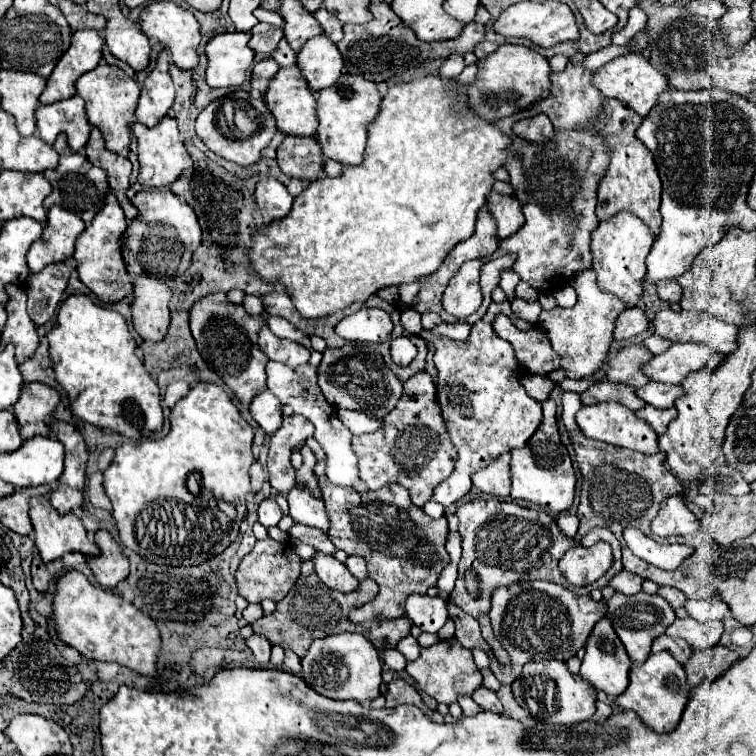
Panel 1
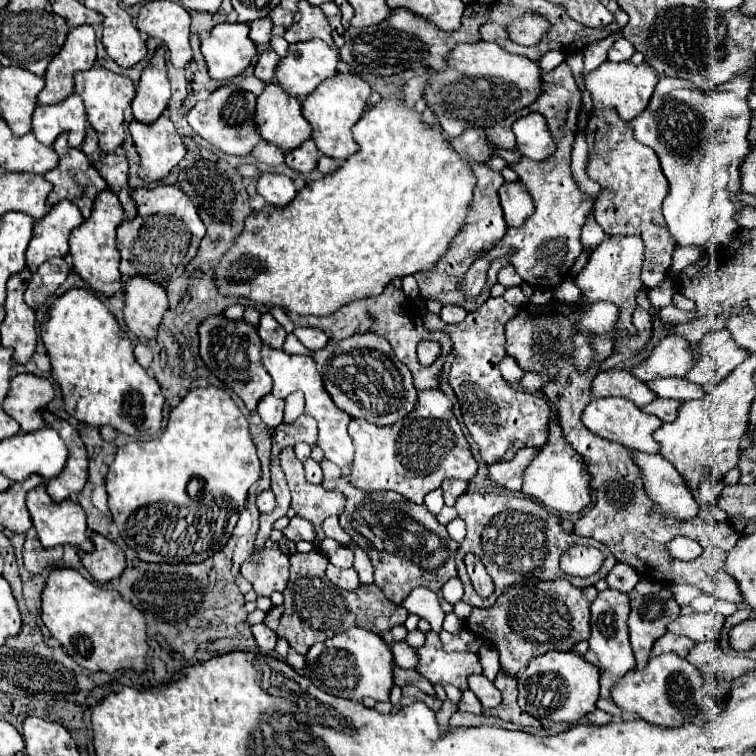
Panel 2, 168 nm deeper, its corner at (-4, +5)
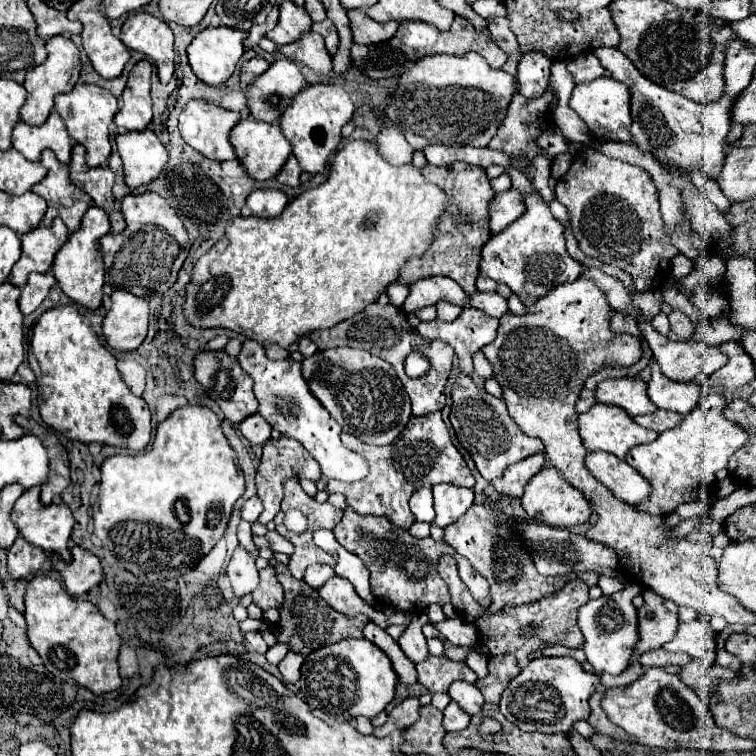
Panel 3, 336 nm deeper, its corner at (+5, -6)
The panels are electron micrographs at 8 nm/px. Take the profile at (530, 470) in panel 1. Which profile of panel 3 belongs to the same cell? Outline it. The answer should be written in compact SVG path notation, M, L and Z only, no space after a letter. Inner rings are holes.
M545 465L543 471L539 471L527 485L525 485L525 493L521 497L521 505L527 511L529 517L533 517L539 523L547 523L547 525L555 525L555 527L571 527L577 523L583 523L591 517L591 505L585 499L585 495L577 489L573 489L571 483L565 481L565 477L561 477L561 473L557 471L557 467L553 465Z

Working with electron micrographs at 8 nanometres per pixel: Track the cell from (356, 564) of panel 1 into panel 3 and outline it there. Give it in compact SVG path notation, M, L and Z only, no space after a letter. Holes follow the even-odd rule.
M311 565L309 569L307 569L307 573L305 573L305 581L311 585L311 587L315 587L315 589L319 589L329 577L333 577L335 575L335 571L333 571L333 567L329 567L329 565Z

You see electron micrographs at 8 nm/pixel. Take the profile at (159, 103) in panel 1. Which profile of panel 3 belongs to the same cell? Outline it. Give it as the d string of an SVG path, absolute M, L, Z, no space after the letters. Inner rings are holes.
M139 61L123 91L123 107L115 115L115 125L125 131L145 131L151 123L151 63Z

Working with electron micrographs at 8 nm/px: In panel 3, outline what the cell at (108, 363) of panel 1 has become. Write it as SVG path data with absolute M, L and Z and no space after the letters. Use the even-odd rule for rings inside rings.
M73 305L45 311L33 327L29 365L37 377L37 403L43 421L67 439L103 443L141 451L151 439L151 411L143 397L131 393L115 367L115 357L85 325Z

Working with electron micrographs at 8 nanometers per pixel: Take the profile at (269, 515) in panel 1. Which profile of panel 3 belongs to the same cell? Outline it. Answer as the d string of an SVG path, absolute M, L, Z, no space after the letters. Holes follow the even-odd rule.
M251 497L251 499L245 501L245 505L243 505L243 509L241 509L241 517L243 517L243 521L255 523L257 517L261 515L261 511L263 511L261 499L259 499L259 497Z

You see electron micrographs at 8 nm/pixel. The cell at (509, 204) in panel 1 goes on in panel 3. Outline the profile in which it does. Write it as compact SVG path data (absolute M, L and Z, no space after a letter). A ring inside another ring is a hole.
M509 189L505 193L495 195L495 199L489 205L489 227L491 233L501 233L509 223L519 219L525 213L523 195L515 189Z

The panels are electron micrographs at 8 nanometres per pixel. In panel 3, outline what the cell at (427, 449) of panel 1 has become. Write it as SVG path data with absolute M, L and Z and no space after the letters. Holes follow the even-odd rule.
M435 411L433 415L423 415L423 417L411 417L407 427L401 431L401 435L385 445L385 447L375 447L375 445L365 445L357 437L349 433L341 433L341 441L345 447L359 451L361 457L369 463L369 475L357 483L339 483L339 481L329 481L327 491L329 493L343 493L347 497L347 505L353 507L361 515L383 515L391 519L397 527L407 529L415 521L411 509L409 509L409 499L415 491L421 487L433 487L437 483L453 483L459 487L473 487L475 479L463 459L463 455L457 451L449 437L449 429L443 423L441 411Z

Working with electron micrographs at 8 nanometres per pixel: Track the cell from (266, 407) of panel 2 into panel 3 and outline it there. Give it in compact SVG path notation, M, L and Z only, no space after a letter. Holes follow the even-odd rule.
M249 415L241 425L239 425L239 431L243 433L243 437L251 443L251 445L263 445L269 441L271 437L271 427L269 423L259 415Z

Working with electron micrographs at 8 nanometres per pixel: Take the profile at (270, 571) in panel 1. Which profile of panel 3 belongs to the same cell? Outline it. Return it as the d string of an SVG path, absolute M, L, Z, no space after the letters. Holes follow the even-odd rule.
M269 565L263 571L259 571L261 581L259 587L251 593L253 595L253 603L261 609L267 607L279 607L283 603L283 587L279 585L277 577L275 577L275 569Z

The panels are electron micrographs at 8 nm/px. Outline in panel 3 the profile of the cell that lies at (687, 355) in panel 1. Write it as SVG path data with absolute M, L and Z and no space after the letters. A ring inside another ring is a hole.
M725 341L719 345L721 353L727 355L727 363L717 369L711 377L697 377L695 383L709 391L721 391L721 393L731 393L733 389L749 383L753 377L755 377L755 371L753 371L753 363L749 359L749 355L735 343L735 341Z

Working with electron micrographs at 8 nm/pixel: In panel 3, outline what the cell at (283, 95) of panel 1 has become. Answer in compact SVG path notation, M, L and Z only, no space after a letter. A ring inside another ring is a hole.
M247 115L233 127L231 135L231 145L235 147L235 153L239 161L245 165L249 175L253 179L271 179L281 171L285 165L285 159L291 155L291 143L285 139L283 131L279 129L279 123L261 123L259 119L253 119L253 115Z

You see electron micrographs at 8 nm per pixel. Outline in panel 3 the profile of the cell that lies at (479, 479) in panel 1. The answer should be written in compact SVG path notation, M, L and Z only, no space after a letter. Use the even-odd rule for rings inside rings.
M531 455L525 457L523 461L513 463L511 467L505 469L505 473L499 479L493 479L491 485L497 489L497 493L507 495L507 497L521 497L523 495L523 487L527 485L527 481L539 473L545 467L547 459L545 455Z

